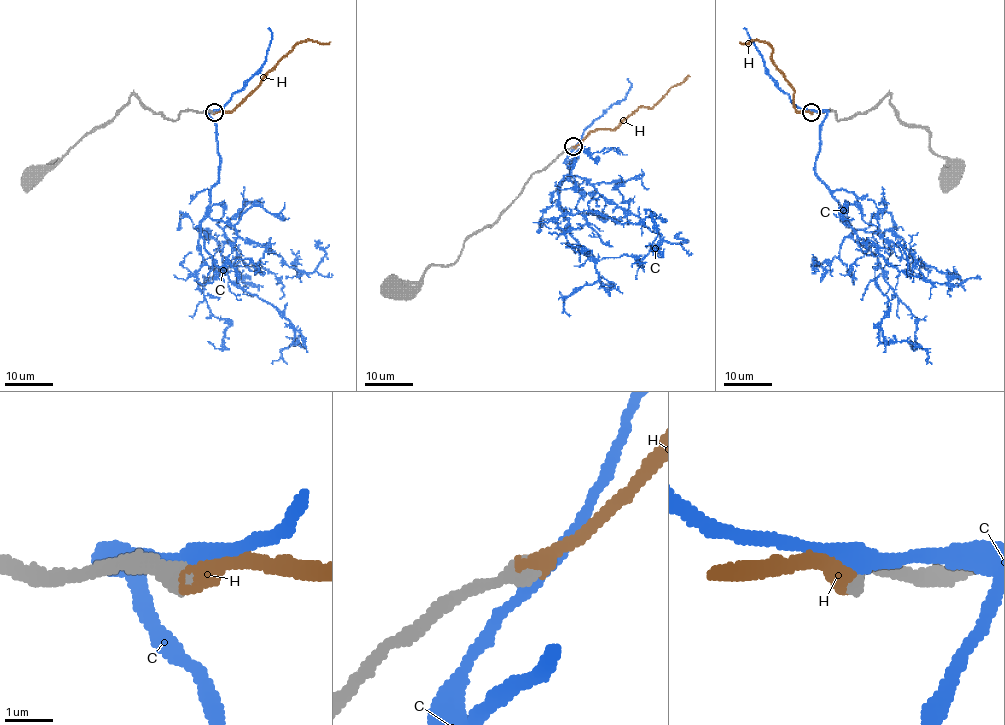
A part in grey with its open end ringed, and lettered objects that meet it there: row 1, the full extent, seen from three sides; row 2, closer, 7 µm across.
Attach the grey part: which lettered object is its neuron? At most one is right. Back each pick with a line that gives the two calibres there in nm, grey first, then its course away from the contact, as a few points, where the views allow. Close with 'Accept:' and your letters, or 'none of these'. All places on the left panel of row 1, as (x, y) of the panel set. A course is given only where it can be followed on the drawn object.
H: Thickness 440 nm (grey) against 380 nm. Its course: (213, 113), (232, 110), (296, 44), (330, 42)
Accept: H

